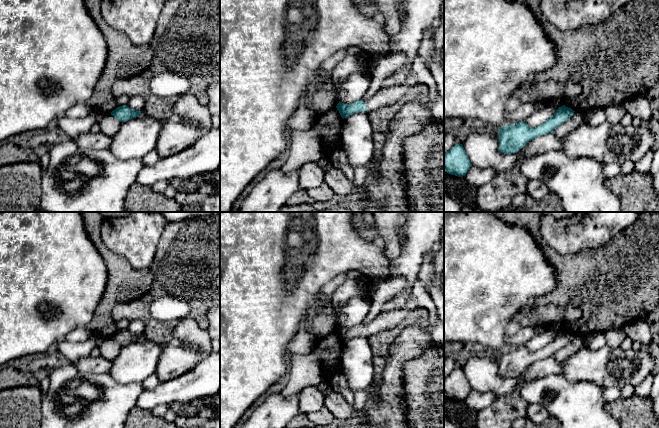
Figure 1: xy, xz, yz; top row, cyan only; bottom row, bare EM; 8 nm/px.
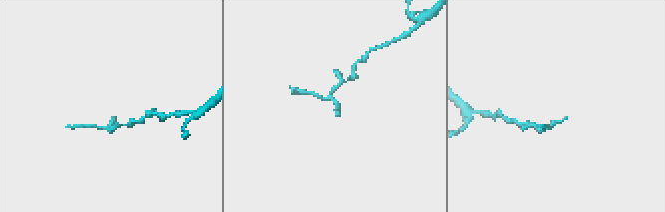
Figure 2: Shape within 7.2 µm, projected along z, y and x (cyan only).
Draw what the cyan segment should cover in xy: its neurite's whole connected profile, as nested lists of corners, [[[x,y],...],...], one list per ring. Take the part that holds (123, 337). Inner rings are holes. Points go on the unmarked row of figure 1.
[[[124,329],[117,331],[115,334],[113,334],[111,336],[111,339],[123,347],[132,342],[140,340],[141,335],[132,334],[127,329]]]

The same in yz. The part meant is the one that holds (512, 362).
[[[565,329],[559,331],[554,339],[542,349],[531,352],[525,345],[506,349],[499,353],[499,375],[504,378],[517,377],[526,367],[534,362],[553,355],[561,348],[570,343],[575,335]]]

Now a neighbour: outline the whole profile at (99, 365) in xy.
[[[91,355],[80,359],[74,366],[82,373],[109,373],[112,367],[112,362],[102,356],[92,357]]]

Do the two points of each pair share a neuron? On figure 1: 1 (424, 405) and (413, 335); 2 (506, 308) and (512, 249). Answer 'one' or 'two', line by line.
1: two
2: one

